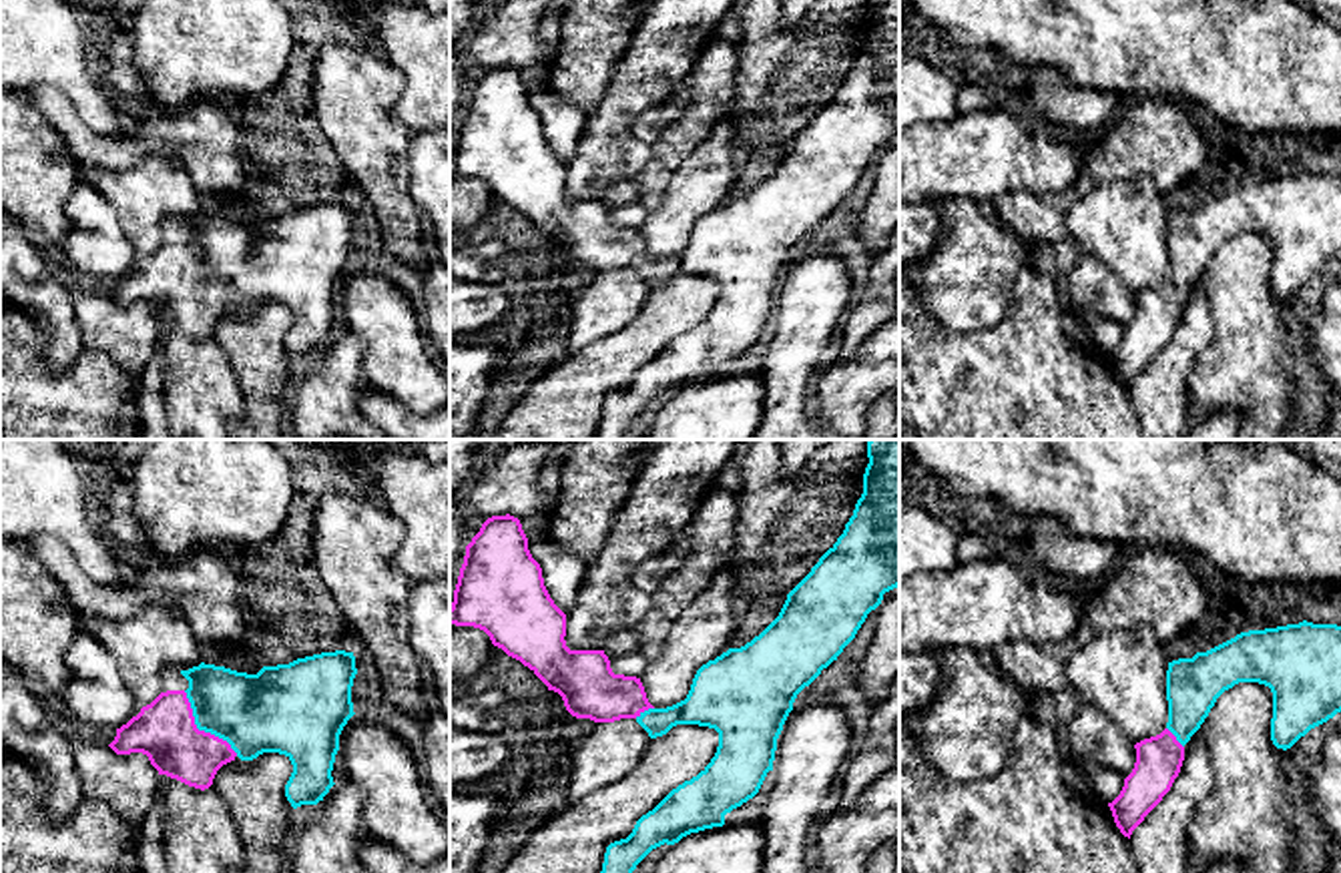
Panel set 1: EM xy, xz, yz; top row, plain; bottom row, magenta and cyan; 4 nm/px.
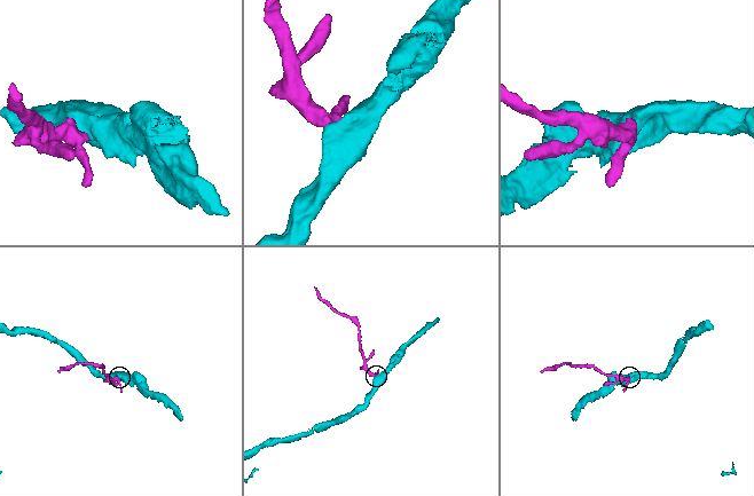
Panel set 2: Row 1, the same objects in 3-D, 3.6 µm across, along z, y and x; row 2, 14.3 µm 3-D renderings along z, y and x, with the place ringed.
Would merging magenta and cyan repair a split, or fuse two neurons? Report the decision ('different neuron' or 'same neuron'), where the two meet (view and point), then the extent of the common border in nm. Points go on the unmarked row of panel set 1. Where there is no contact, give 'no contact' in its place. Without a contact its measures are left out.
same neuron; meets magenta in xy at (201, 281); contact 340 nm long

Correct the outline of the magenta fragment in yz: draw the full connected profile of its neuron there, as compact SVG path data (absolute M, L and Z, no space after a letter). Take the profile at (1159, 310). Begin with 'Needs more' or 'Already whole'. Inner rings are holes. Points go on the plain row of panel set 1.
Needs more. M1303 171L1249 181L1192 209L1168 213L1166 279L1134 295L1134 319L1120 345L1108 353L1124 387L1130 389L1170 341L1184 311L1184 295L1217 249L1239 233L1271 239L1271 291L1277 299L1291 299L1341 263L1341 177Z

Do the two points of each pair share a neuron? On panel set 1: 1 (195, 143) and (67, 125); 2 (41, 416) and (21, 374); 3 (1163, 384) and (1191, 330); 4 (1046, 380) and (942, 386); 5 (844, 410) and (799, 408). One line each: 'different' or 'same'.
1: same
2: same
3: same
4: same
5: different

